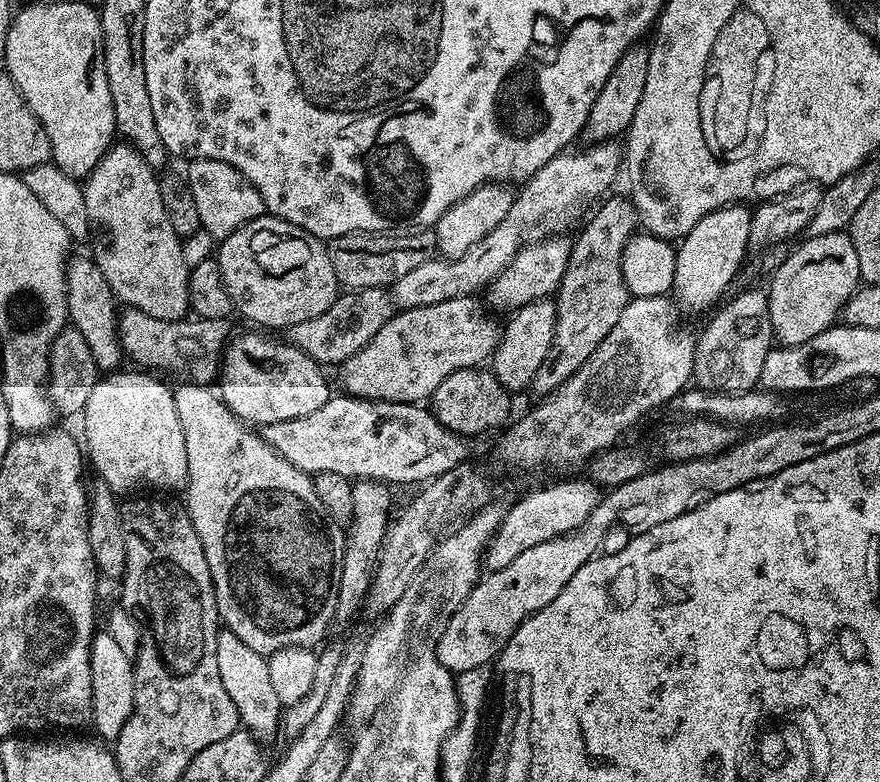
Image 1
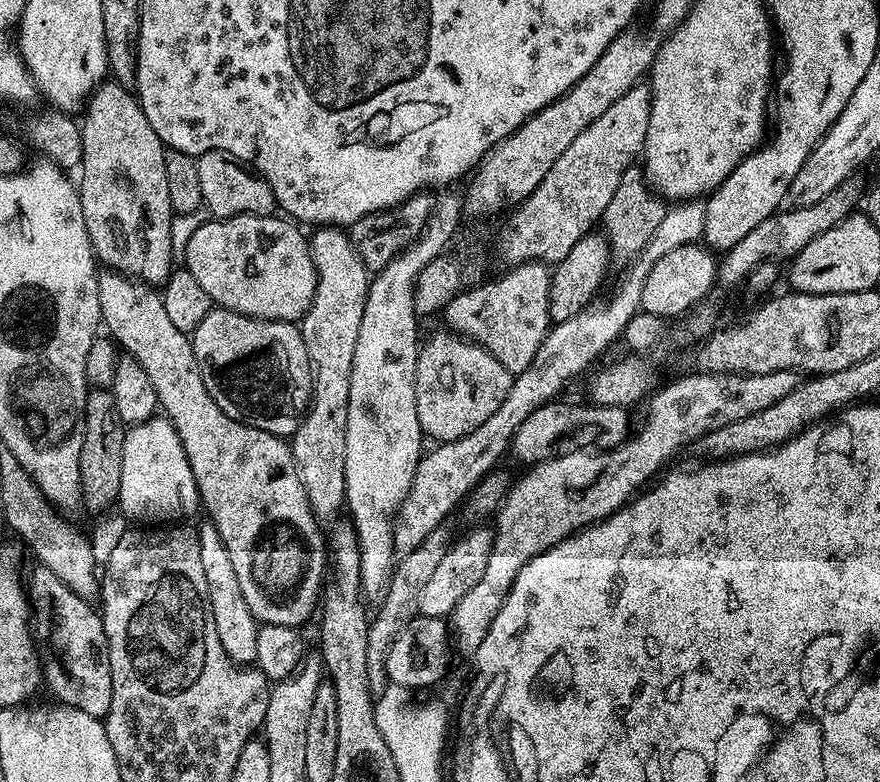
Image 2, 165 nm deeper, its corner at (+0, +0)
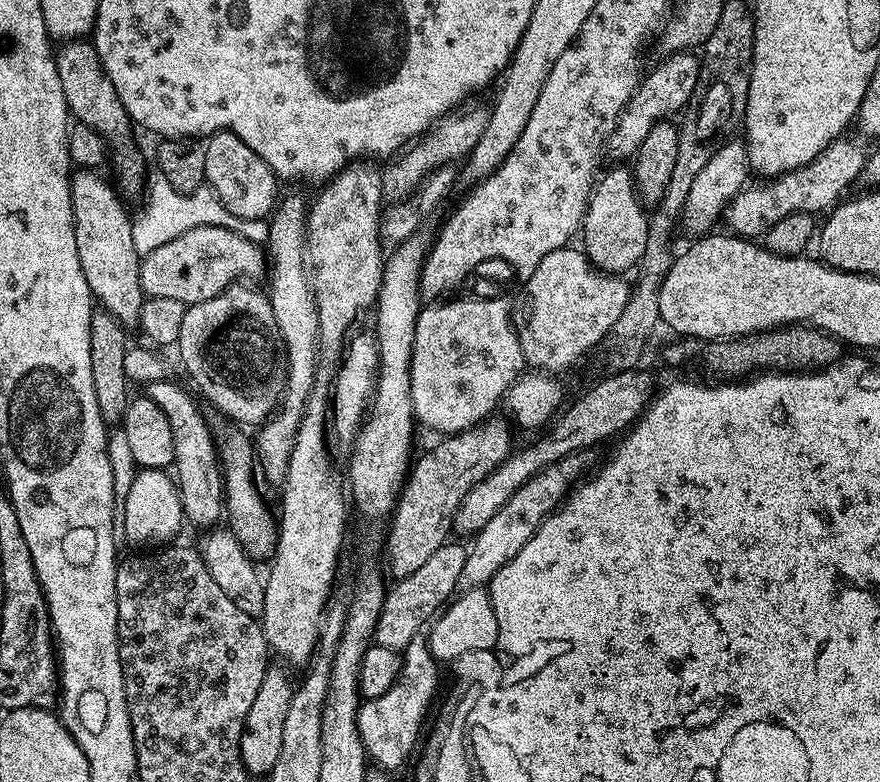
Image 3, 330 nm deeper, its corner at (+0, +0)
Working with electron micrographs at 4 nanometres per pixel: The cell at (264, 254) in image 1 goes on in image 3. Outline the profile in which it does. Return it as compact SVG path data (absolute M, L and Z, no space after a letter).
M198 226L194 230L186 230L186 234L178 234L178 238L174 238L174 242L166 242L166 246L158 246L158 250L151 252L149 256L143 257L140 261L140 285L144 291L145 297L153 296L154 298L178 298L178 302L182 302L185 306L197 304L198 302L206 302L206 298L214 298L218 294L222 294L224 288L229 288L233 282L256 282L266 272L266 252L263 247L254 242L250 242L244 236L238 235L233 229L223 228L222 226Z

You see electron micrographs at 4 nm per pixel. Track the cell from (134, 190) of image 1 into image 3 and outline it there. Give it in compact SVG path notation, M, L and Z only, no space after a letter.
M91 39L65 40L55 49L58 79L62 82L62 94L66 94L66 106L69 113L79 123L90 126L104 139L110 147L110 164L116 167L120 175L118 188L121 193L139 197L146 184L146 167L138 149L132 145L134 125L128 116L118 90L114 90L114 82L106 78L106 70L102 66L102 58L98 58L98 50Z

